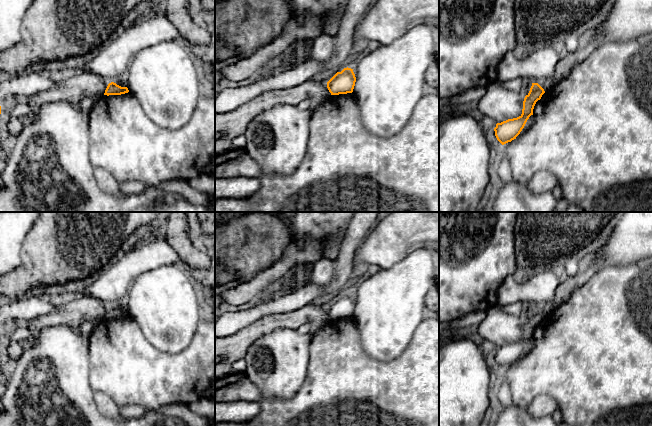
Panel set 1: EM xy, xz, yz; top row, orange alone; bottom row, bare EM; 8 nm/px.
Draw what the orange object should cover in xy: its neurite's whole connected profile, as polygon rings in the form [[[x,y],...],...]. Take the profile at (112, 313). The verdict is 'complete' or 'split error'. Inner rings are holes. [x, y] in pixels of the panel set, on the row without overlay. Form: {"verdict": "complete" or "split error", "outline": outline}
{"verdict": "complete", "outline": [[[111,306],[108,308],[104,319],[107,319],[107,320],[109,320],[109,319],[121,319],[121,318],[125,318],[128,316],[129,316],[129,314],[127,311],[121,311],[121,310],[117,309],[116,307]]]}

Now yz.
{"verdict": "complete", "outline": [[[532,307],[530,315],[523,325],[522,338],[517,342],[508,343],[496,348],[494,352],[495,360],[502,369],[516,363],[529,341],[533,339],[536,326],[541,323],[544,317],[544,313],[538,307]]]}

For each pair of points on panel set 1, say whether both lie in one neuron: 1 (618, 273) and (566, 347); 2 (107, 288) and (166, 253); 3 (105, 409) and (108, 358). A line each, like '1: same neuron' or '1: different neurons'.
1: same neuron
2: same neuron
3: different neurons

